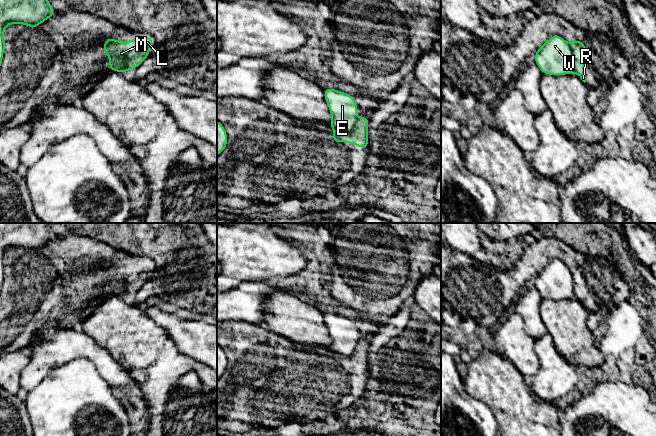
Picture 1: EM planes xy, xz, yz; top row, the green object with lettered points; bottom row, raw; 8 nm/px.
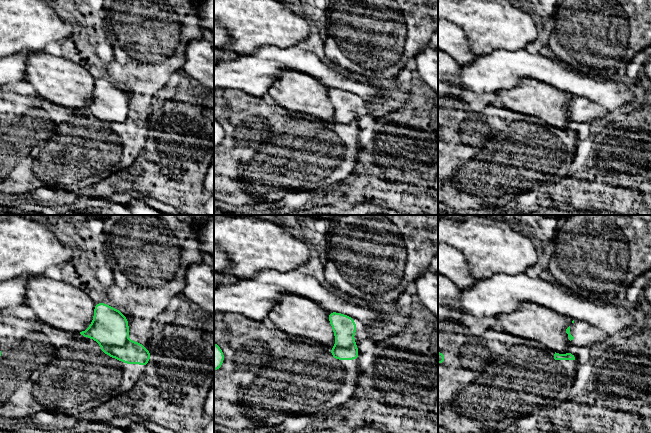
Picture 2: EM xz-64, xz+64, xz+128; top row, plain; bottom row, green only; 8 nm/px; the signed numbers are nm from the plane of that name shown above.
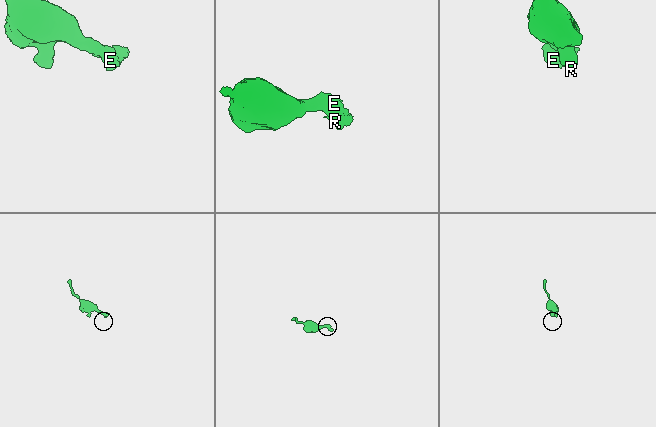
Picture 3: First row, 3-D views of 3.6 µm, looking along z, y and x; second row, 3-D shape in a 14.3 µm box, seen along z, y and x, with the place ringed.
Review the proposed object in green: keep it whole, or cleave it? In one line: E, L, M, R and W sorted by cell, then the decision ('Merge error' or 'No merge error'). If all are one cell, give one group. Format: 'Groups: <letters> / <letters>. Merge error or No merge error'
Groups: E W / L M R. Merge error

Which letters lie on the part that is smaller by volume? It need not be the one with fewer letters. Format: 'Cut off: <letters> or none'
Cut off: L, M, R

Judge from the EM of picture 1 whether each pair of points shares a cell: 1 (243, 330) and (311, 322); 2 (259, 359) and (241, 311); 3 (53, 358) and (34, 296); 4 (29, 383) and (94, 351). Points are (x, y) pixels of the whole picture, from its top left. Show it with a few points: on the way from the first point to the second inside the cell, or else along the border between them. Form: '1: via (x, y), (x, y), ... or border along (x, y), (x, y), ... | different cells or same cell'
1: border along (269, 329), (290, 340) | different cells
2: border along (227, 320), (248, 321), (255, 325) | different cells
3: border along (52, 319), (33, 335) | different cells
4: via (43, 366), (58, 351), (77, 351) | same cell

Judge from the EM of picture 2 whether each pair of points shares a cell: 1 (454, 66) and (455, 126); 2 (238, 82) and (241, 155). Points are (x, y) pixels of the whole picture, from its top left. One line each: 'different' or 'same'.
1: different
2: different

